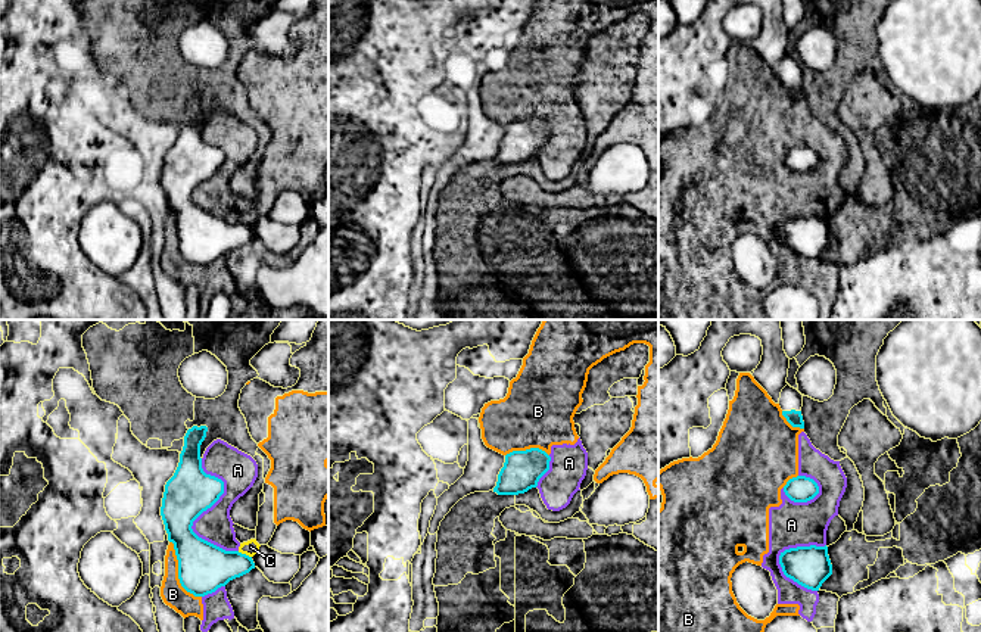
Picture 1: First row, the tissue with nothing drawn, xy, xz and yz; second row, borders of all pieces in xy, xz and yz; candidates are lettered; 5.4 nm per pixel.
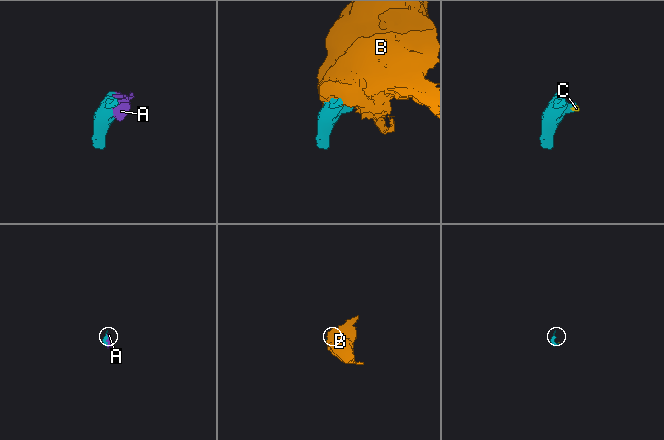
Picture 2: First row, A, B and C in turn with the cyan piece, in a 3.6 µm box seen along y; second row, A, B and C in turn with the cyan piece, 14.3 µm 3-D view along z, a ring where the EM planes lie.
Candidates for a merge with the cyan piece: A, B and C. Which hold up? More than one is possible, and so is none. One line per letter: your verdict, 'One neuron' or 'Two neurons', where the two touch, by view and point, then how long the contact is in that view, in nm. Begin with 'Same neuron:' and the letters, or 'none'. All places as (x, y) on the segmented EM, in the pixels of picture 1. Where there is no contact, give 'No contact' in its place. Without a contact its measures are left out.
Same neuron: none
A: Two neurons. Touches cyan at xy (202, 511). Shared border 550 nm
B: Two neurons. Touches cyan at xy (178, 573). Shared border 360 nm
C: Two neurons. Touches cyan at xy (245, 554). Shared border 90 nm

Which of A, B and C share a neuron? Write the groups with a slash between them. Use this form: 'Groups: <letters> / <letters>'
Groups: A B C

